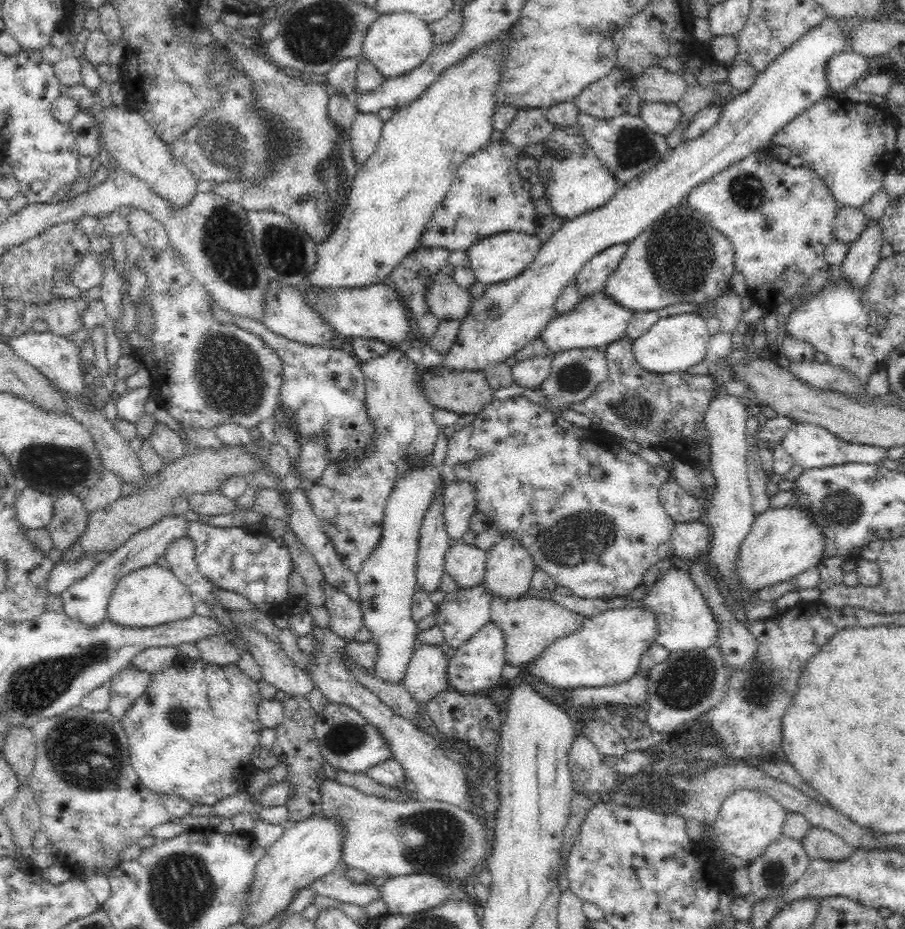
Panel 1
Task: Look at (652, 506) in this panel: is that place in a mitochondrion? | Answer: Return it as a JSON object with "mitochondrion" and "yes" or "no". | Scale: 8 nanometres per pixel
{"mitochondrion":"no"}

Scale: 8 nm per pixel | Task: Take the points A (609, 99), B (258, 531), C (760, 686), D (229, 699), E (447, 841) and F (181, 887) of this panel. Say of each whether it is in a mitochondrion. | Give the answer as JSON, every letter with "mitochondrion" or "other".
{"A":"other","B":"other","C":"mitochondrion","D":"other","E":"mitochondrion","F":"mitochondrion"}

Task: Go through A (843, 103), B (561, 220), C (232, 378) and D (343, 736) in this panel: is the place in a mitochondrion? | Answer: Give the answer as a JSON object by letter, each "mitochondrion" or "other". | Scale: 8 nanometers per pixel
{"A":"other","B":"other","C":"mitochondrion","D":"mitochondrion"}

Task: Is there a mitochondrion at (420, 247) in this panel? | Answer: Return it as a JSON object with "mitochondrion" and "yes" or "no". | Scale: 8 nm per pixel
{"mitochondrion":"no"}

